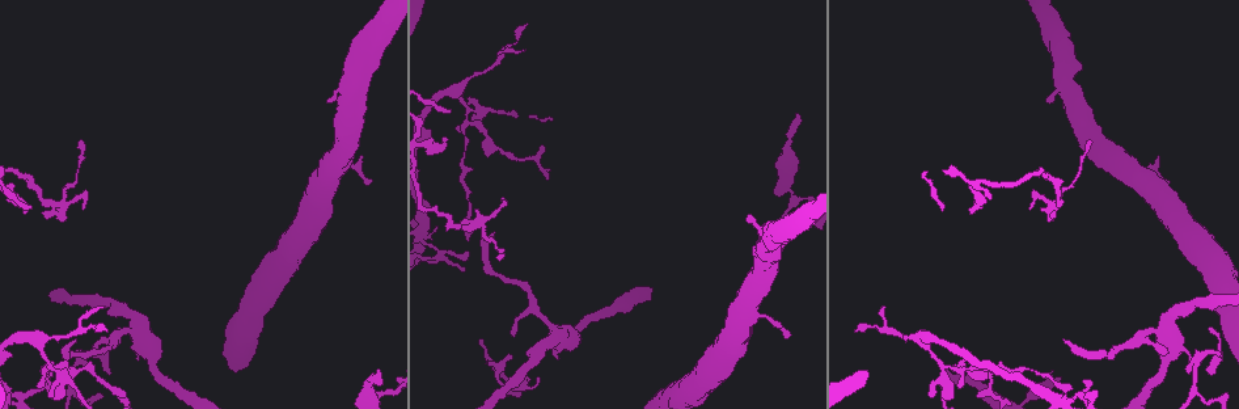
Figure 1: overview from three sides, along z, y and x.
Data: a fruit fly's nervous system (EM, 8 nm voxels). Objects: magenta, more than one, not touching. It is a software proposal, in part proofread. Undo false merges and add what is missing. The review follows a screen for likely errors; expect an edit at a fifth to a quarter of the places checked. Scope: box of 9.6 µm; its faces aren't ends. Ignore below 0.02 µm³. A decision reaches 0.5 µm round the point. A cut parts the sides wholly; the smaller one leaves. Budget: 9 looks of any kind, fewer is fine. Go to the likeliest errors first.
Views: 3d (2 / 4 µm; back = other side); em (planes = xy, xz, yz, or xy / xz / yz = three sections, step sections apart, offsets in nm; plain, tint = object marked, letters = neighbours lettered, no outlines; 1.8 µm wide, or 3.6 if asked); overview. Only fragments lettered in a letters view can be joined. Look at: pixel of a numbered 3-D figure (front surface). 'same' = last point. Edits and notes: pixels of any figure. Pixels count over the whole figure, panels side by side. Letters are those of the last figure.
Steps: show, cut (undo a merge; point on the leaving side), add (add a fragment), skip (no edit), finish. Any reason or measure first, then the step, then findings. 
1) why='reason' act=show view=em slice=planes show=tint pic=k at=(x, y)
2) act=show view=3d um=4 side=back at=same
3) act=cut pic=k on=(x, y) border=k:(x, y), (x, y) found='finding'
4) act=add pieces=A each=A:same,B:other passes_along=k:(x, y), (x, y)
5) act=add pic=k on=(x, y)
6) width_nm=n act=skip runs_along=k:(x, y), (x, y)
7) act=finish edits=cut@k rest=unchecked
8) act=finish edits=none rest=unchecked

why='thick turns thin' act=show view=3d um=4 side=back pic=1 at=(1075, 395)

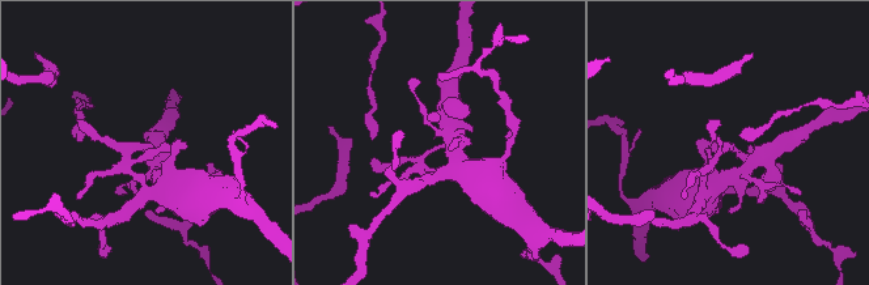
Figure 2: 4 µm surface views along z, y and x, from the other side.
why='now the EM' act=show view=em slice=xz step=4 show=tint pic=2 at=(437, 145)

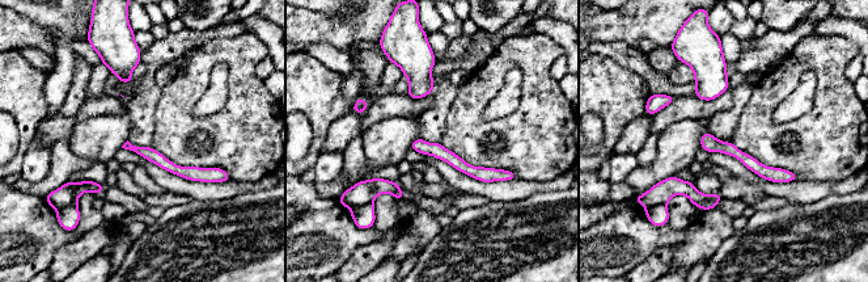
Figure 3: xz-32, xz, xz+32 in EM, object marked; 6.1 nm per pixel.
act=show view=em slice=planes show=letters at=same

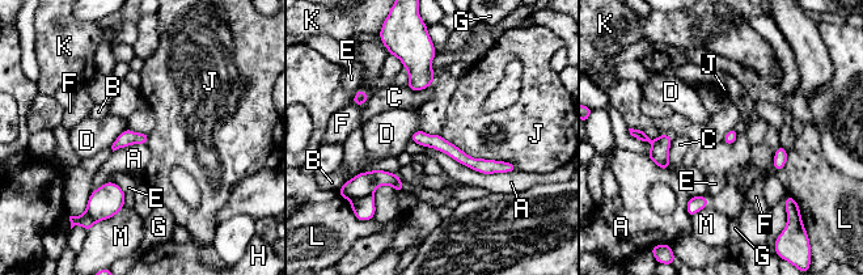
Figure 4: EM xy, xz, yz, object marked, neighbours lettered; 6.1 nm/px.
width_nm=80 act=skip each=A:other,B:other,C:other,D:other,E:other,F:other,G:other,H:other,J:other,K:other,L:other,M:other runs_along=4:(415, 136), (470, 163), (504, 166) found='all the same neuron'

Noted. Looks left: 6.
why='an open end' act=show view=3d um=2 pic=1 at=(798, 113)

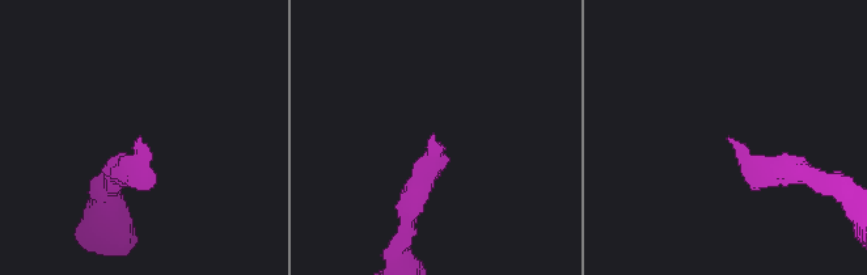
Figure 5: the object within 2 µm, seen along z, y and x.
act=show view=em slice=planes show=letters pic=5 at=(434, 142)

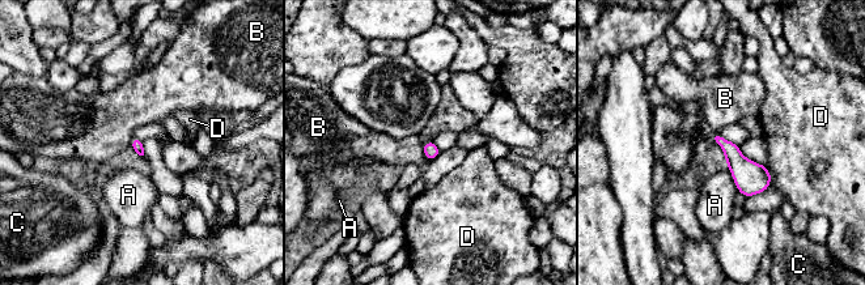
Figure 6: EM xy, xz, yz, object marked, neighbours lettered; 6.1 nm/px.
act=skip each=A:other,B:other,C:other,D:other border=6:(422, 147), (425, 157) found='none of them fits'

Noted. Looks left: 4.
why='branch stops here' act=show view=em slice=planes show=plain pic=1 at=(44, 211)

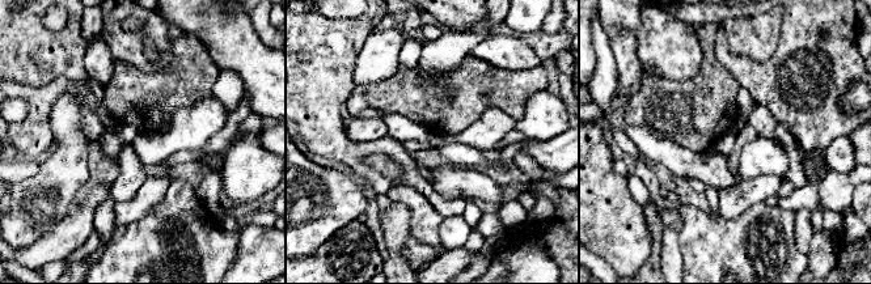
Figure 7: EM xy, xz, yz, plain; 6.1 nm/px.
why='with the object marked' act=show view=em slice=planes show=tint at=same

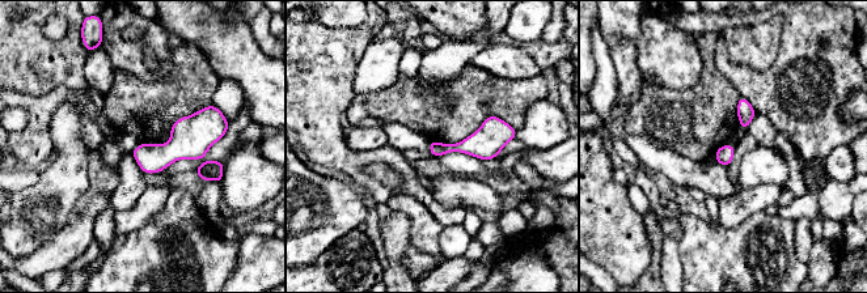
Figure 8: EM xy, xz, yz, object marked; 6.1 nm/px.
act=show view=em slice=planes show=letters at=same

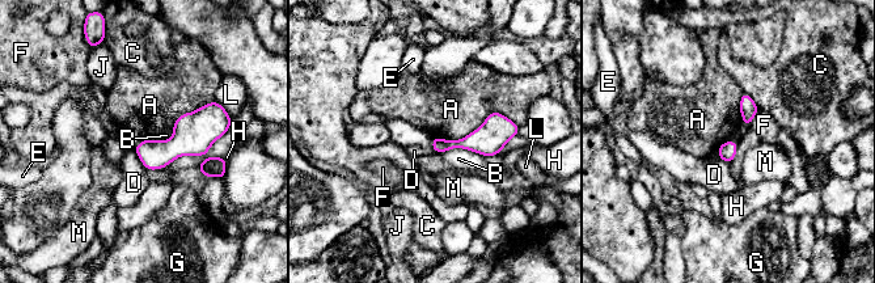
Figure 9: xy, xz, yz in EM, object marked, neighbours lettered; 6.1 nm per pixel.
act=skip each=A:other,B:other,C:other,D:other,E:other,F:other,G:other,H:other,J:other,L:other,M:other border=9:(519, 126), (493, 112), (432, 138) found='none of them fits'

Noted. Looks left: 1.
act=finish edits=none rest=unchecked

